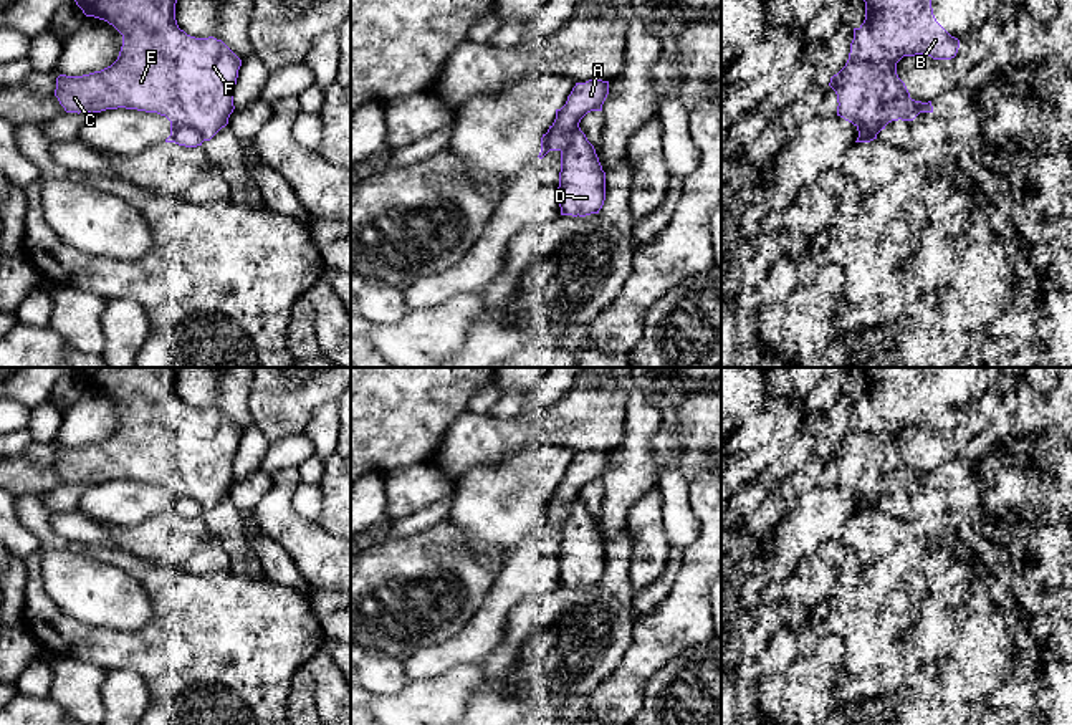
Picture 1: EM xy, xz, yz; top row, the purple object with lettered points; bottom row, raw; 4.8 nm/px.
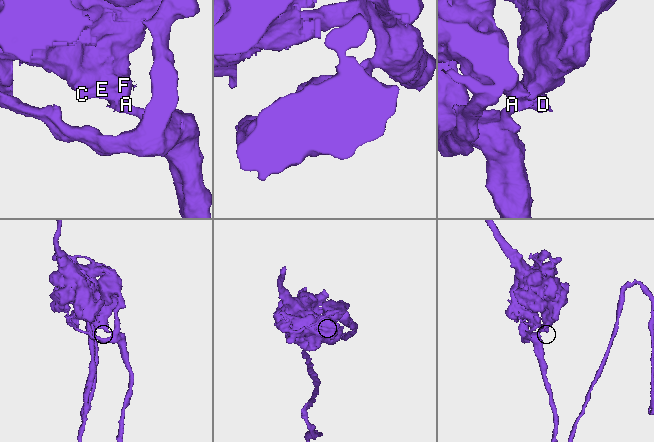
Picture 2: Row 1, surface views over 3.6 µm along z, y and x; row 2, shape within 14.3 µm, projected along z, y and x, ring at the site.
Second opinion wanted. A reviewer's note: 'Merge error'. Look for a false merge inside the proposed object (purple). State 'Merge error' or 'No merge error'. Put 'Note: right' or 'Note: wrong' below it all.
Merge error
Note: right

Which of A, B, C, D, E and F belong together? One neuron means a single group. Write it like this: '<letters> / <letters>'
A / B C D E F

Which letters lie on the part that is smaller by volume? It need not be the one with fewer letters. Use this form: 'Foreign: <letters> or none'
Foreign: A

